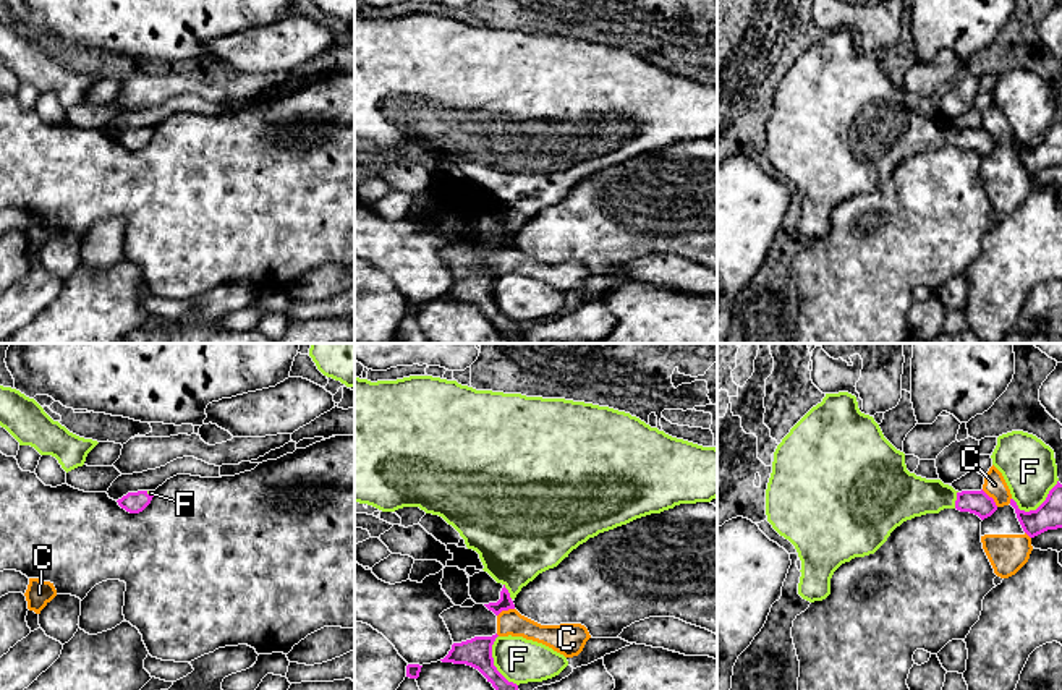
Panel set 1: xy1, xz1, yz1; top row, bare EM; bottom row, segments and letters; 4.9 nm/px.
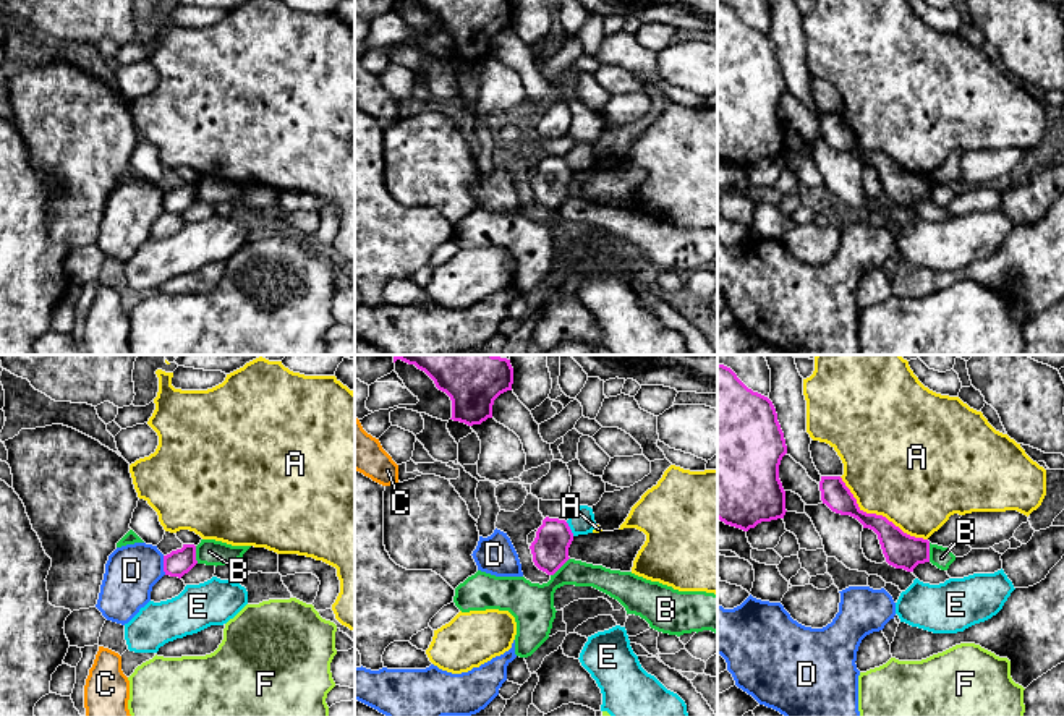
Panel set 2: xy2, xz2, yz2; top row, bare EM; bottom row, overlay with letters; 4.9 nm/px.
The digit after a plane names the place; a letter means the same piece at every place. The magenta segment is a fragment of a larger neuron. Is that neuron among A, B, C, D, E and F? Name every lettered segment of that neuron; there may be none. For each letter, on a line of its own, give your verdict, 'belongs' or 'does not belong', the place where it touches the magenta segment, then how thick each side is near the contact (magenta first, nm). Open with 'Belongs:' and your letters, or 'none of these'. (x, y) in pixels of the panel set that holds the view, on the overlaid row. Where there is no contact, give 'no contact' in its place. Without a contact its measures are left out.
Belongs: F
A: does not belong | yz2 (878, 515) | 180/480 nm
B: does not belong | xz2 (559, 567) | 180/220 nm
C: does not belong | yz1 (991, 498) | 120/110 nm
D: does not belong | xy2 (164, 566) | 130/260 nm
E: does not belong | xz2 (569, 528) | 180/130 nm
F: belongs | yz1 (1038, 507) | 140/280 nm

